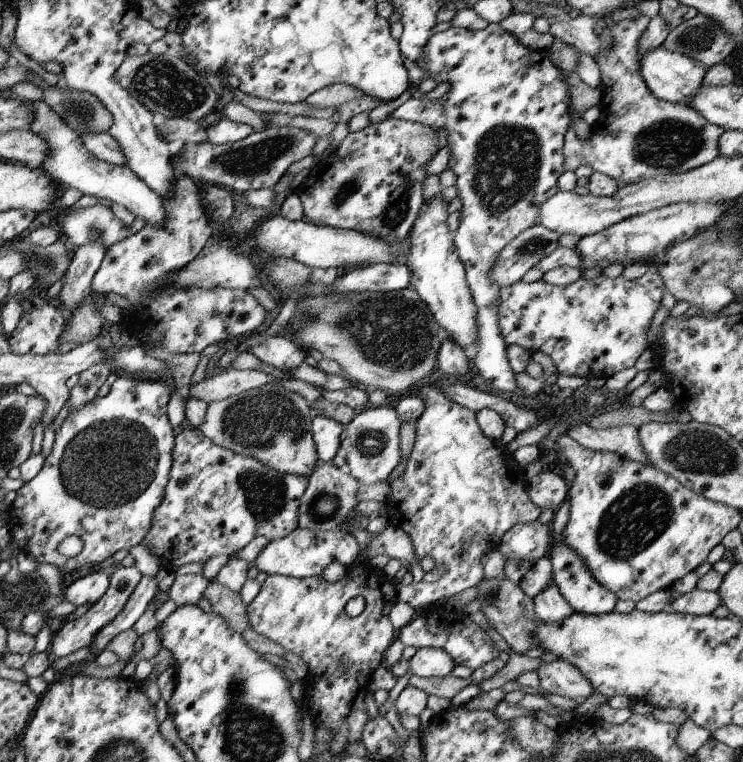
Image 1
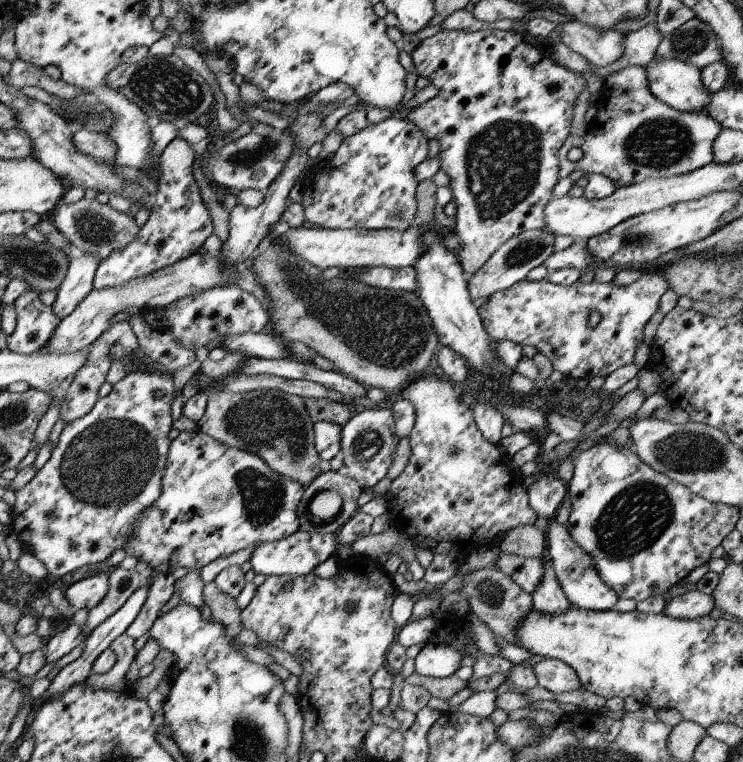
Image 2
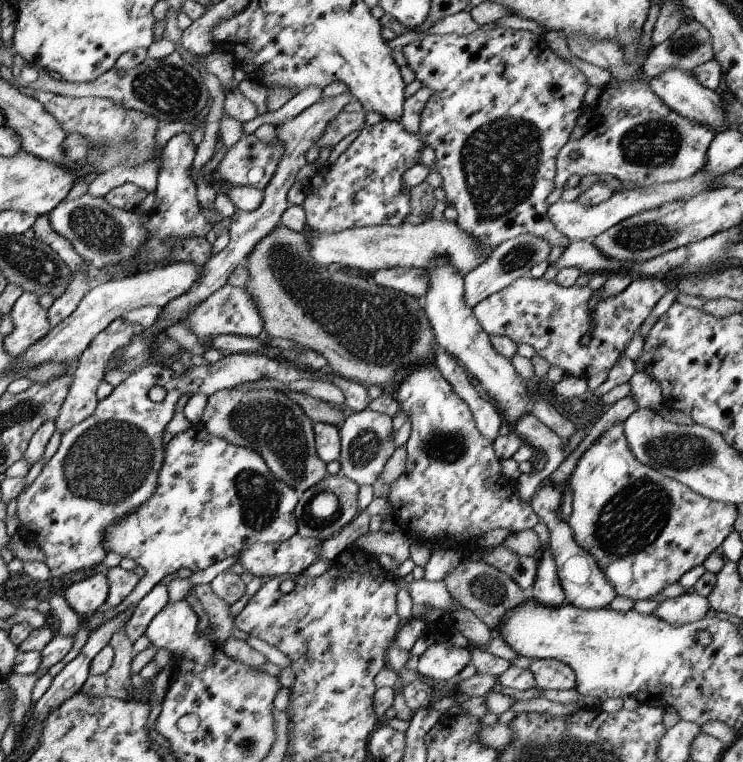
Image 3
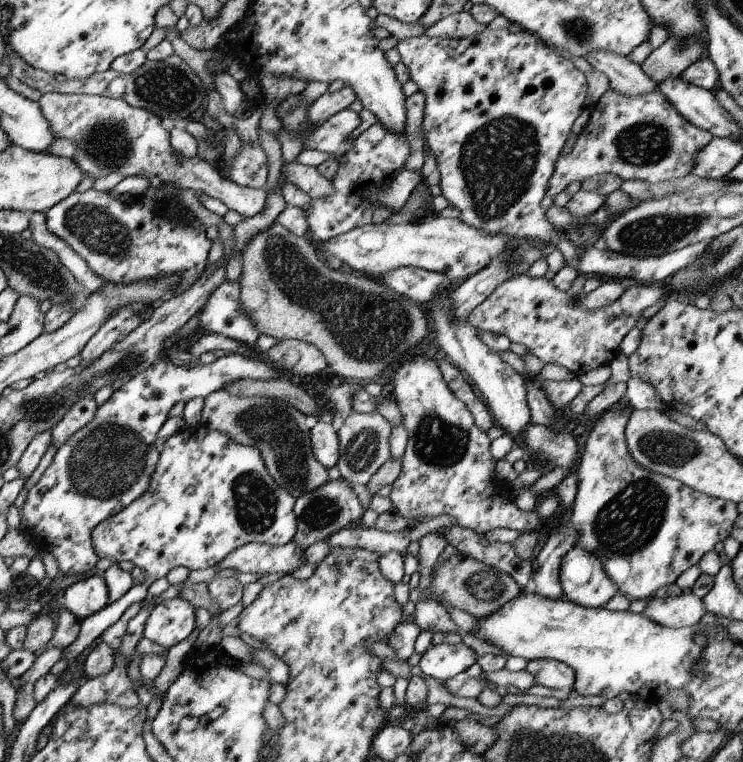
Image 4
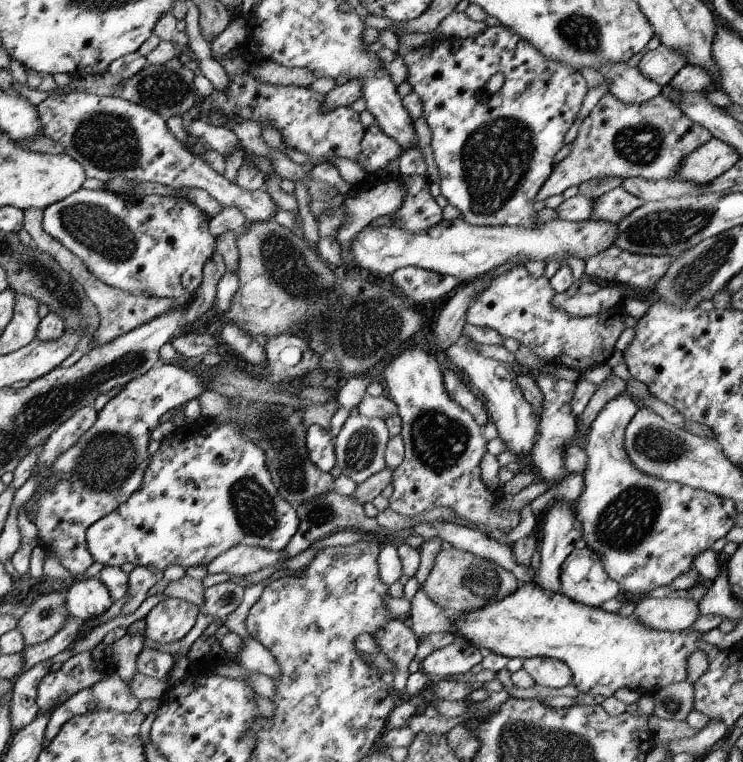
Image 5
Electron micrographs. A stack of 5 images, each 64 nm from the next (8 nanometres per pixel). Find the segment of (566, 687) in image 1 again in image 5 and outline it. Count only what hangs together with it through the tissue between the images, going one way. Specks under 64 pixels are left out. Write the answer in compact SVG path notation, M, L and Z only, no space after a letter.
M553 658L523 660L523 670L535 680L535 684L547 688L563 688L573 682L573 674L567 664Z

